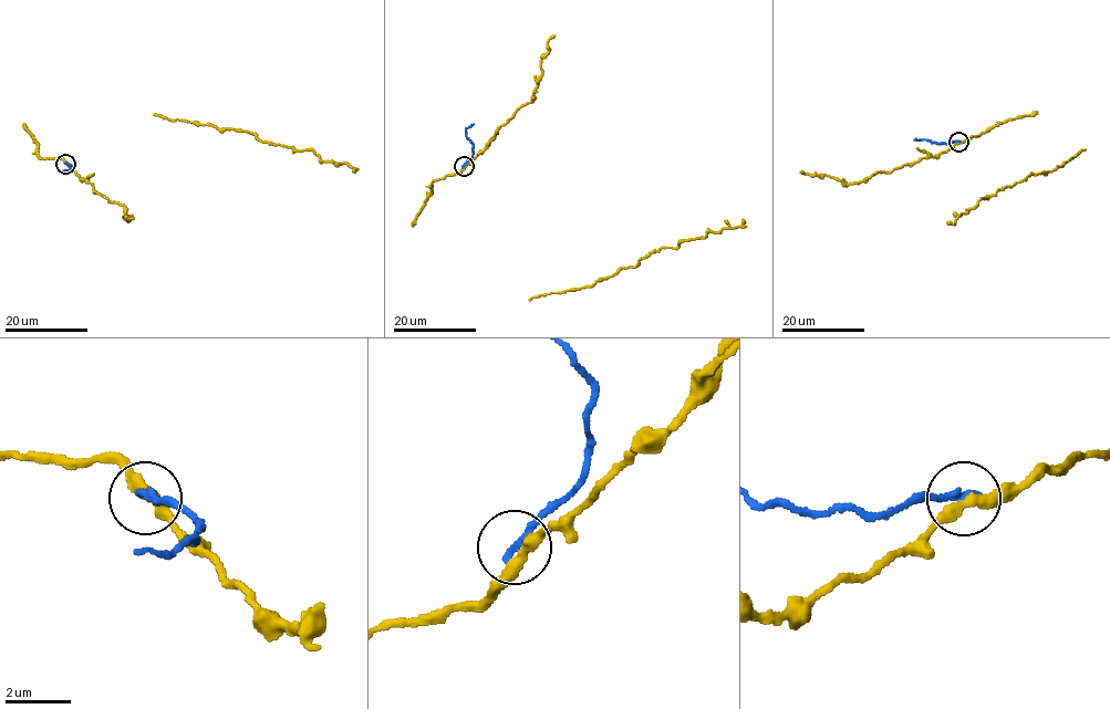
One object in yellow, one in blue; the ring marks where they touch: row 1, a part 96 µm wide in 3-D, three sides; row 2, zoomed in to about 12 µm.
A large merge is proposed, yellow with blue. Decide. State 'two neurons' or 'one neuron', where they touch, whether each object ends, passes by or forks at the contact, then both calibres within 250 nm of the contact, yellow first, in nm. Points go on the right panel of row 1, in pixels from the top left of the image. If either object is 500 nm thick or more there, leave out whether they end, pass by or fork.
two neurons; at (958, 142); yellow passes by; blue ends there; 340 nm thick on the yellow side, 240 nm on the other

